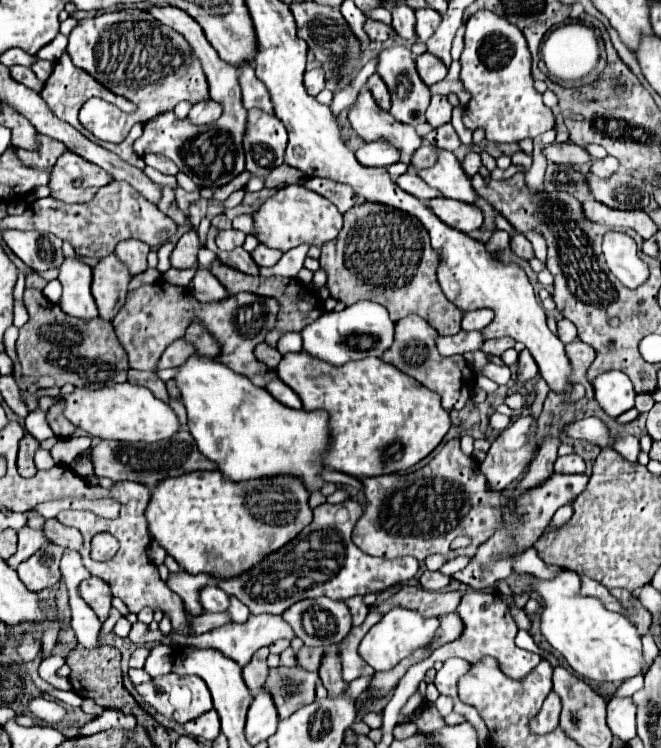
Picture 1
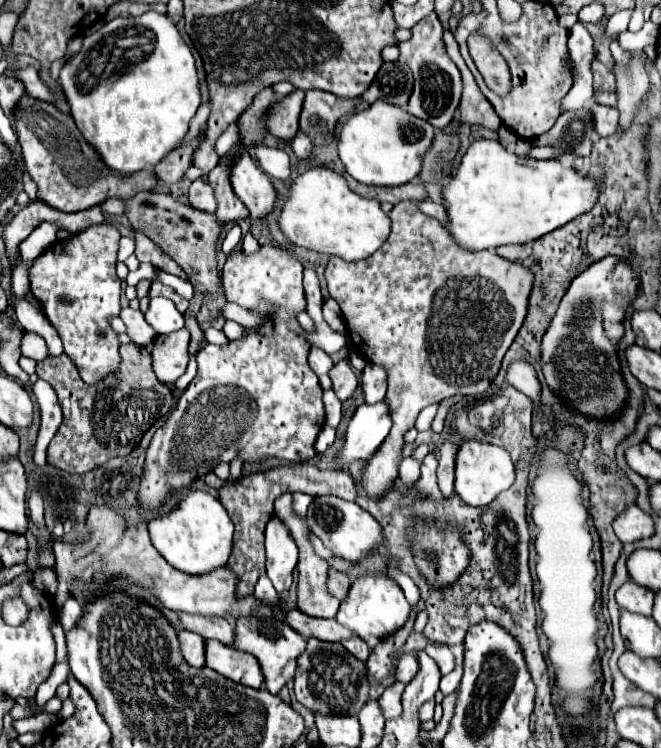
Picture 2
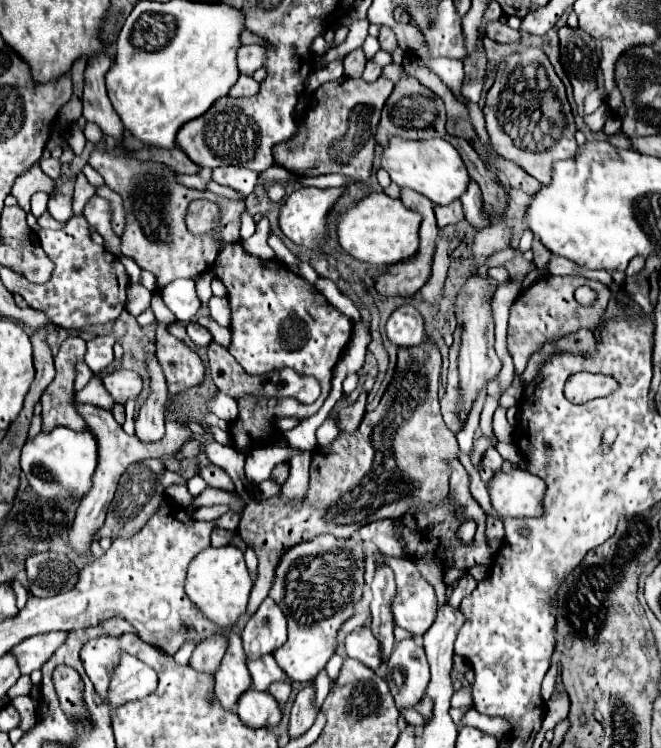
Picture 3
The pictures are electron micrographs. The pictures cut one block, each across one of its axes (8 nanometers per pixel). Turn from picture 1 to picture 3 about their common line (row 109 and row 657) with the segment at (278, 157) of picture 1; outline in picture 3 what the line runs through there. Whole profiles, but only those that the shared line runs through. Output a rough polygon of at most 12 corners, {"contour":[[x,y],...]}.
{"contour":[[266,598],[242,630],[250,658],[286,642],[286,616]]}

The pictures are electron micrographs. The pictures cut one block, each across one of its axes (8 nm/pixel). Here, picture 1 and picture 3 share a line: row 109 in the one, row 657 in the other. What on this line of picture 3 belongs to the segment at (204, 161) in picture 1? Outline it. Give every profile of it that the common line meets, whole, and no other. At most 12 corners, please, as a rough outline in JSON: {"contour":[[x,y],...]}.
{"contour":[[242,638],[230,646],[216,670],[216,698],[234,710],[252,682]]}

